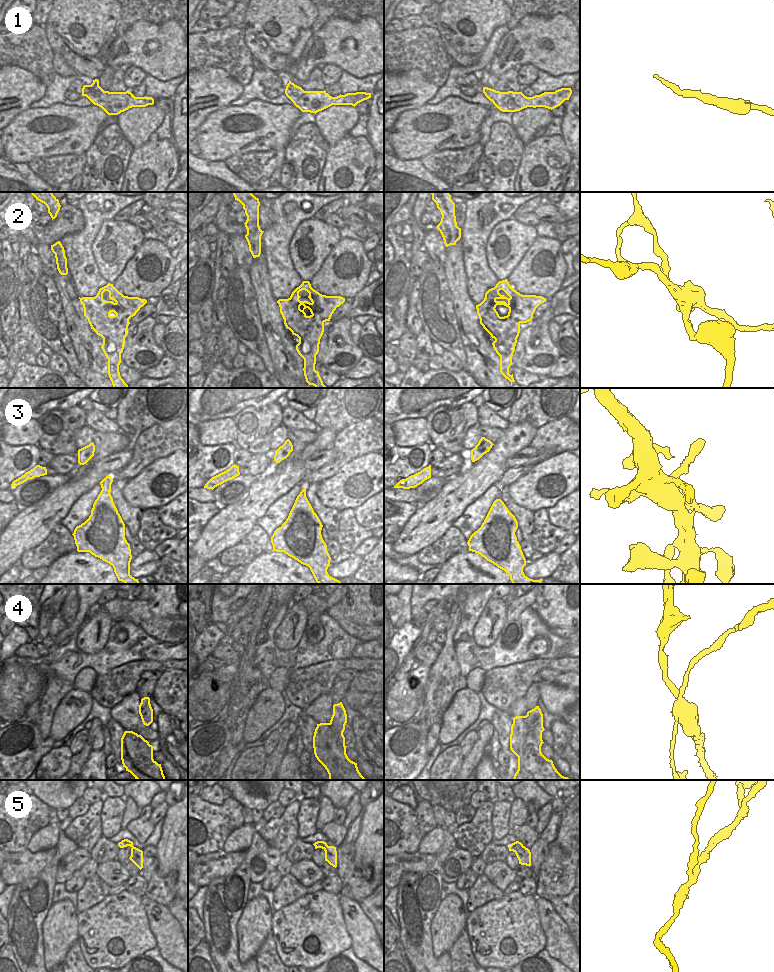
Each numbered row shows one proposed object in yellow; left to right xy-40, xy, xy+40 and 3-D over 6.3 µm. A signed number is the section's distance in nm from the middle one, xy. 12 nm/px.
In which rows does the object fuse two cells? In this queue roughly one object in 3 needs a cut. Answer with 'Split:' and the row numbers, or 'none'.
Split: 2, 4, 5

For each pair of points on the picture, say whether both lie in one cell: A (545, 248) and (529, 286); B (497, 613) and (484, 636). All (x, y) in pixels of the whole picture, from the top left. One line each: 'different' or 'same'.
A: same
B: same

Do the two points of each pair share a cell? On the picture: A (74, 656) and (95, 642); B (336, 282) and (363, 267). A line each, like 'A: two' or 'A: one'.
A: two
B: one

